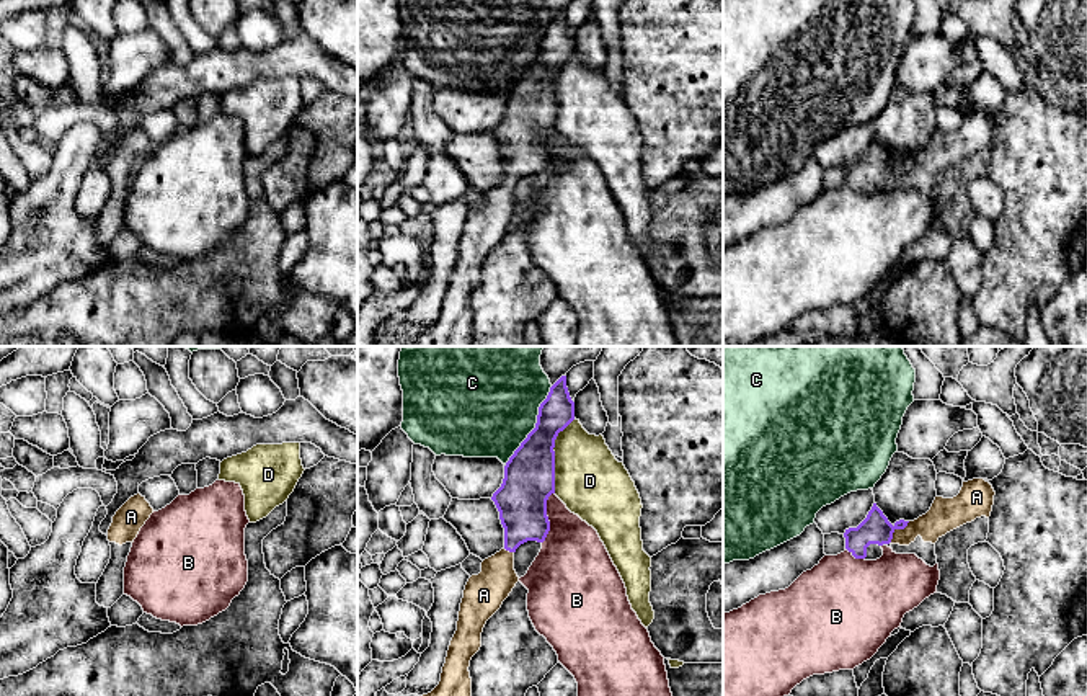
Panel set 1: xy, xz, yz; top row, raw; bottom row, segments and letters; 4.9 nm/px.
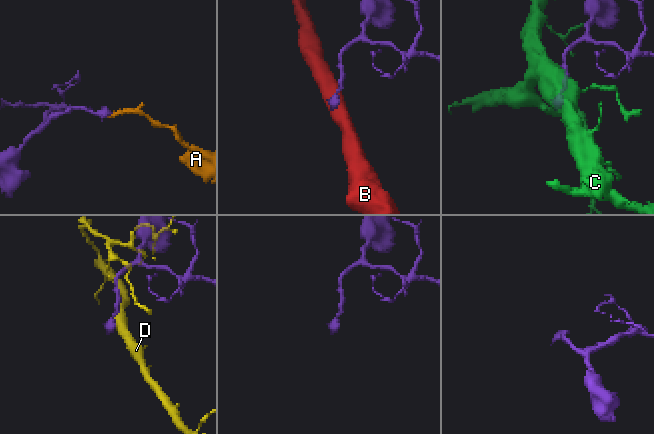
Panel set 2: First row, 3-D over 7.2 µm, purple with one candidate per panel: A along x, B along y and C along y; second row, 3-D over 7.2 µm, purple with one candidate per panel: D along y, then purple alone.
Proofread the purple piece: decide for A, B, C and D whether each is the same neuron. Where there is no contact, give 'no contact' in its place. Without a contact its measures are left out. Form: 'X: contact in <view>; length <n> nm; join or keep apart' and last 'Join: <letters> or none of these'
A: contact in yz; length 140 nm; join
B: contact in xz; length 260 nm; keep apart
C: contact in xz; length 460 nm; keep apart
D: contact in xz; length 380 nm; keep apart
Join: A

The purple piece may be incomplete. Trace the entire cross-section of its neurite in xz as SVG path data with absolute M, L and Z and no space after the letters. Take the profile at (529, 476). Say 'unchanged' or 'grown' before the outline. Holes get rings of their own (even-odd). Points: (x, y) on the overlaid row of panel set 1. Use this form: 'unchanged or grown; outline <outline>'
grown; outline M561 376L539 407L535 428L527 435L504 466L501 487L493 493L499 520L504 528L504 547L481 562L481 572L472 575L465 585L460 603L457 631L450 640L439 685L423 696L472 696L470 660L481 647L481 632L486 621L501 608L519 577L514 570L514 552L527 542L544 542L550 521L547 500L555 493L555 439L575 420L575 402L566 387L566 376Z

